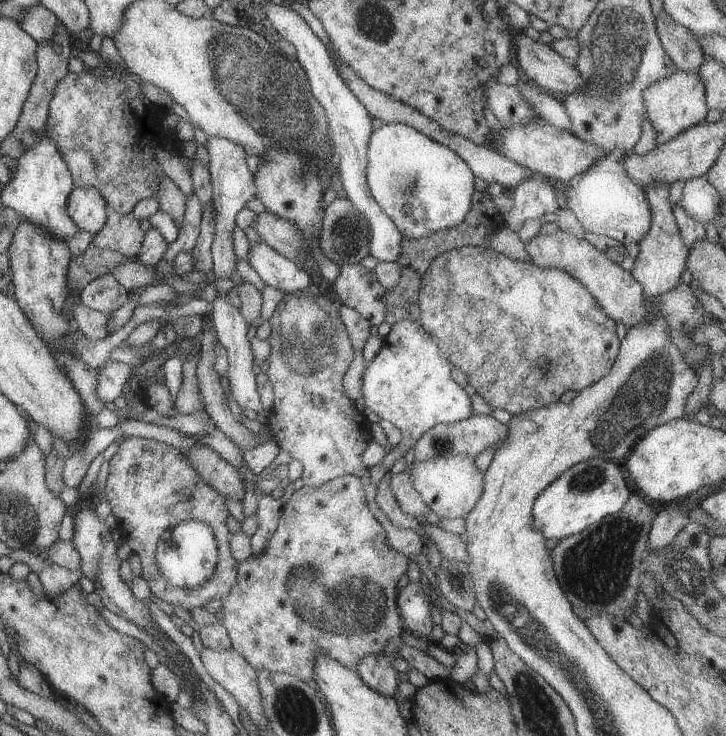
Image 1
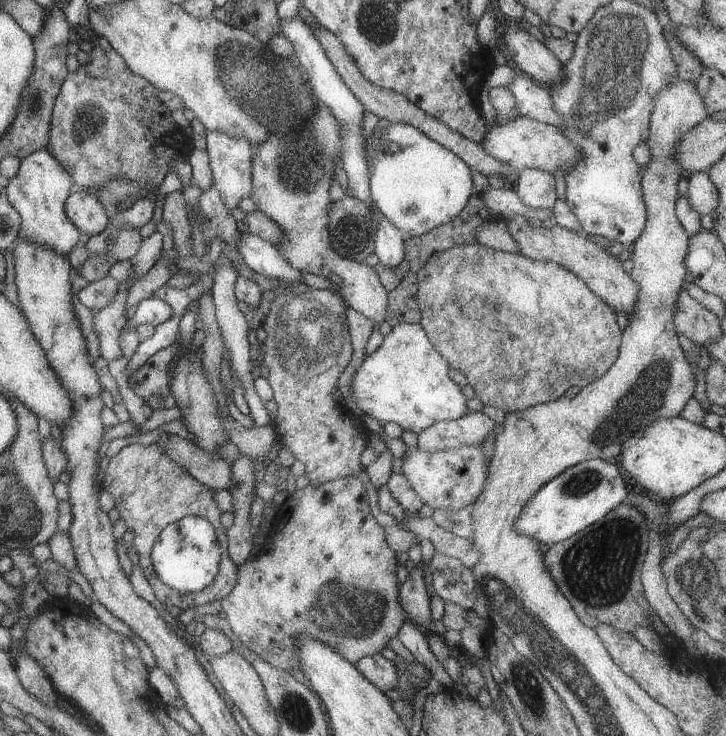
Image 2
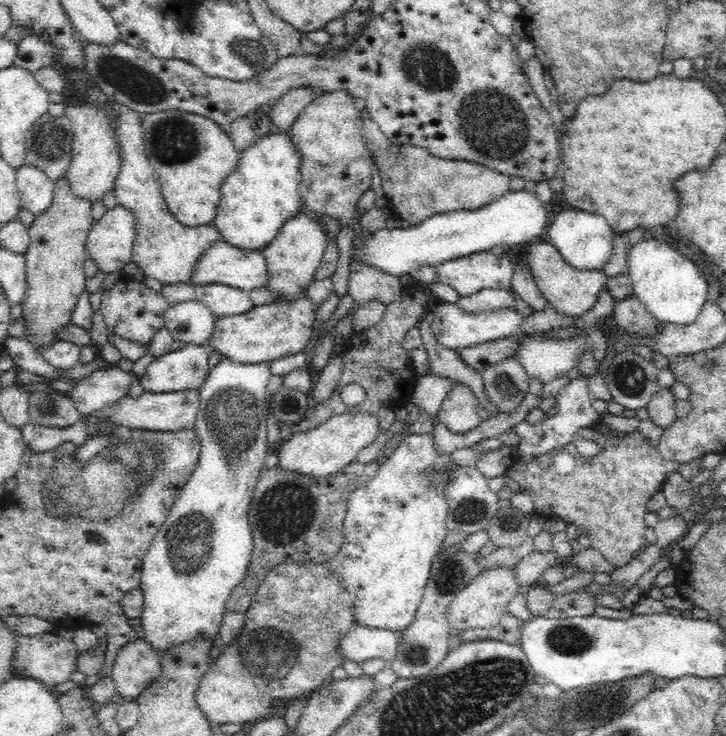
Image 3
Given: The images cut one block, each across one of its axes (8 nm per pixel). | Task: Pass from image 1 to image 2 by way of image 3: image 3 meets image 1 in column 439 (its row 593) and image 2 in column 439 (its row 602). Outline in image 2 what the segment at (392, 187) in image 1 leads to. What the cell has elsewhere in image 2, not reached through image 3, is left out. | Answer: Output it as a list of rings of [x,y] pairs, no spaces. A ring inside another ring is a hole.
[[[391,123],[383,129],[380,144],[375,151],[373,171],[368,176],[372,204],[405,236],[418,237],[449,222],[460,213],[473,194],[473,180],[467,164],[411,125]],[[387,142],[397,144],[397,151],[384,152]],[[377,153],[381,154],[381,158],[377,157]]]

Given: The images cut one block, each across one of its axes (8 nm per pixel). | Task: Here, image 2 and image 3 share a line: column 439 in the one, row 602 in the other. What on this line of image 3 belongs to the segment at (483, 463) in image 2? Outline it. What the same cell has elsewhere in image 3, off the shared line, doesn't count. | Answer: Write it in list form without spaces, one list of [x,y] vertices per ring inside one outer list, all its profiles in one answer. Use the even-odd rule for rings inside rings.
[[[498,565],[482,569],[480,574],[475,579],[472,579],[461,591],[458,591],[454,600],[451,600],[445,615],[449,627],[459,631],[467,628],[490,628],[491,626],[496,626],[507,612],[508,604],[513,602],[519,593],[520,587],[514,566]]]

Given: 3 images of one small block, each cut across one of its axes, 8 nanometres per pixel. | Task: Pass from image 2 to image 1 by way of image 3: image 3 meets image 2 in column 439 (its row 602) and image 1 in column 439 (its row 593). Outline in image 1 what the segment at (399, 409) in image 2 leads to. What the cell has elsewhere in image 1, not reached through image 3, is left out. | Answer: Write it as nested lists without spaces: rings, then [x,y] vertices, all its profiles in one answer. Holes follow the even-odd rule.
[[[418,320],[397,321],[383,337],[371,362],[364,364],[361,374],[361,394],[364,407],[399,429],[401,440],[378,462],[389,468],[403,457],[426,430],[437,424],[459,422],[471,416],[471,402],[450,375],[452,366],[433,344],[433,339]]]

